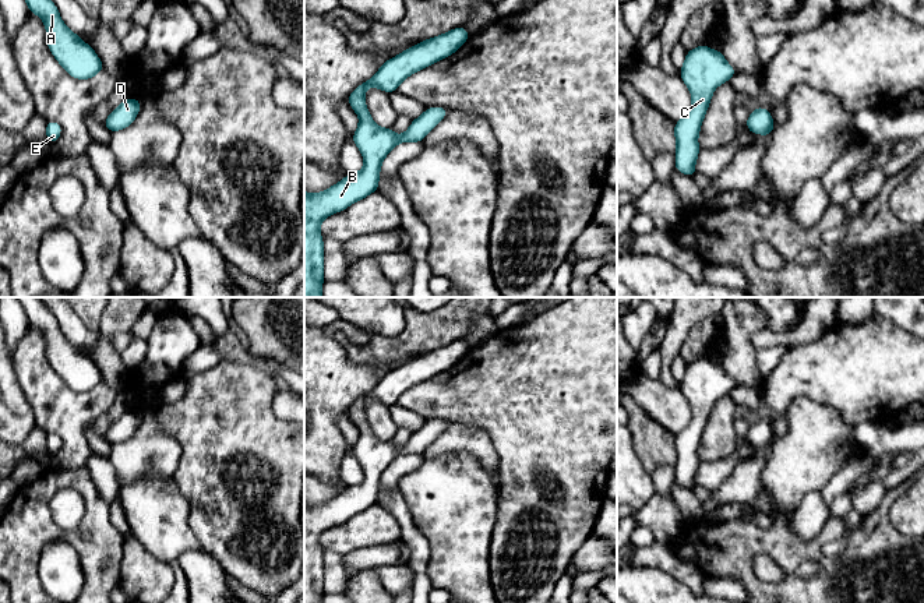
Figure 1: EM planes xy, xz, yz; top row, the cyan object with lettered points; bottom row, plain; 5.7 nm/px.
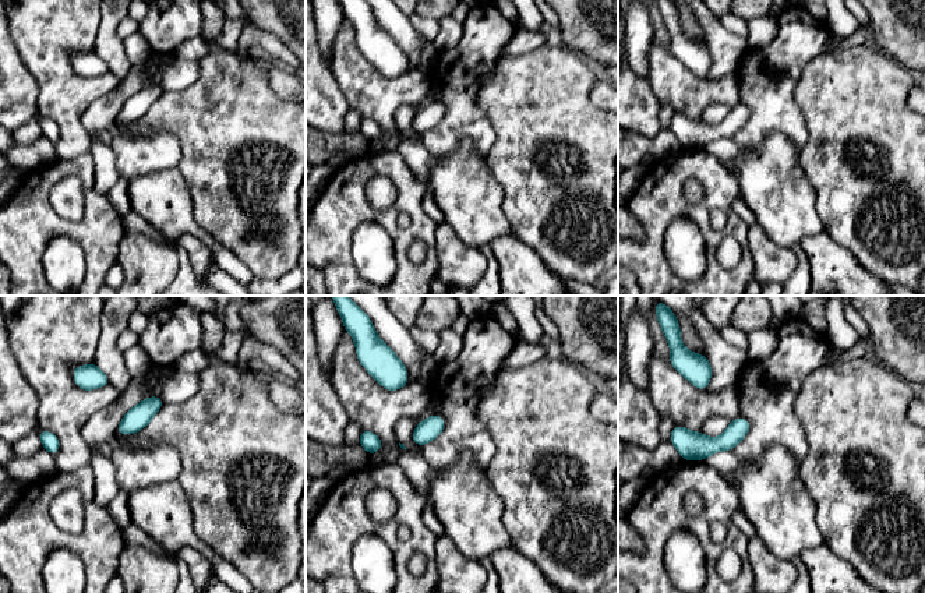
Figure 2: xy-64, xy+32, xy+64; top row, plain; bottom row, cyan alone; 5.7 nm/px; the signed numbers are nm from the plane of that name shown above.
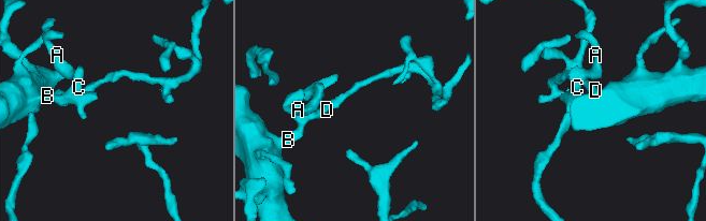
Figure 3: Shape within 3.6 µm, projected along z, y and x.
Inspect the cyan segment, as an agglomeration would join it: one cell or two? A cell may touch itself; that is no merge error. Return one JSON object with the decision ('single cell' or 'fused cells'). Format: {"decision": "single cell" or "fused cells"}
{"decision": "single cell"}

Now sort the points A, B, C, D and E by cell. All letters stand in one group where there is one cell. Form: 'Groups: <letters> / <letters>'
Groups: A B C D E

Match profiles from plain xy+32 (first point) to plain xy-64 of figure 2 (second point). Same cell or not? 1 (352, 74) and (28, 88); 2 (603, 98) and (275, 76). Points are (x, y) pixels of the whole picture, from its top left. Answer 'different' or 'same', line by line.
1: different
2: same

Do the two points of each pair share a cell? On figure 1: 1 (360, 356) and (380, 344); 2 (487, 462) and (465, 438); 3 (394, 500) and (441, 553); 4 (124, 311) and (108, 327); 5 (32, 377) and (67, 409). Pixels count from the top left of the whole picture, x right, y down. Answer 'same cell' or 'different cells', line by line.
1: same cell
2: same cell
3: different cells
4: same cell
5: same cell

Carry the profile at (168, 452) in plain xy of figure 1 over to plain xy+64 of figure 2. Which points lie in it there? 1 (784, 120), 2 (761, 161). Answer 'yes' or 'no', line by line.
1: yes
2: no

